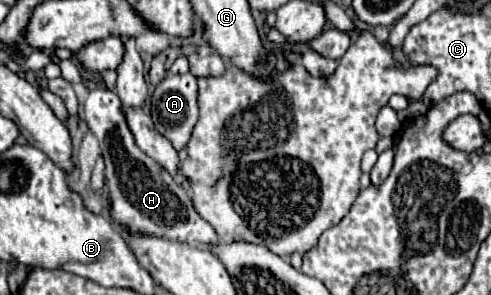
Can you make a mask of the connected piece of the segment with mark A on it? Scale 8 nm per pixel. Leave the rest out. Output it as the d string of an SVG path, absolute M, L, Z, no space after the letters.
M190 73L184 75L168 75L162 83L158 83L154 95L152 95L152 119L154 127L162 137L166 137L176 151L184 149L190 133L198 121L198 105L196 105L196 77Z

